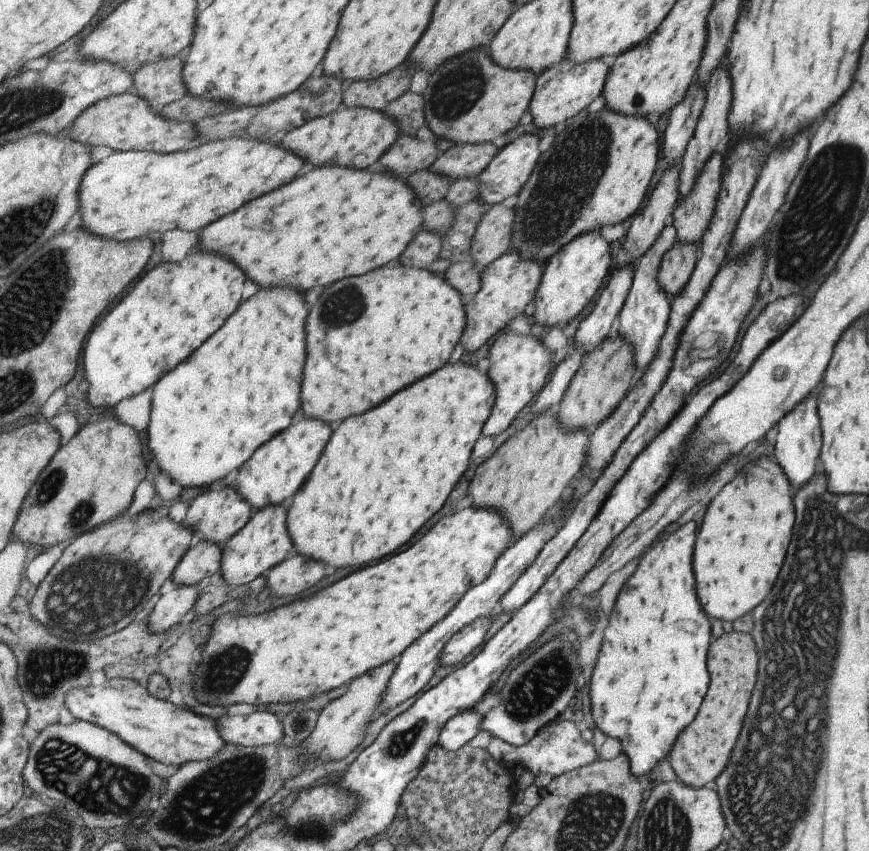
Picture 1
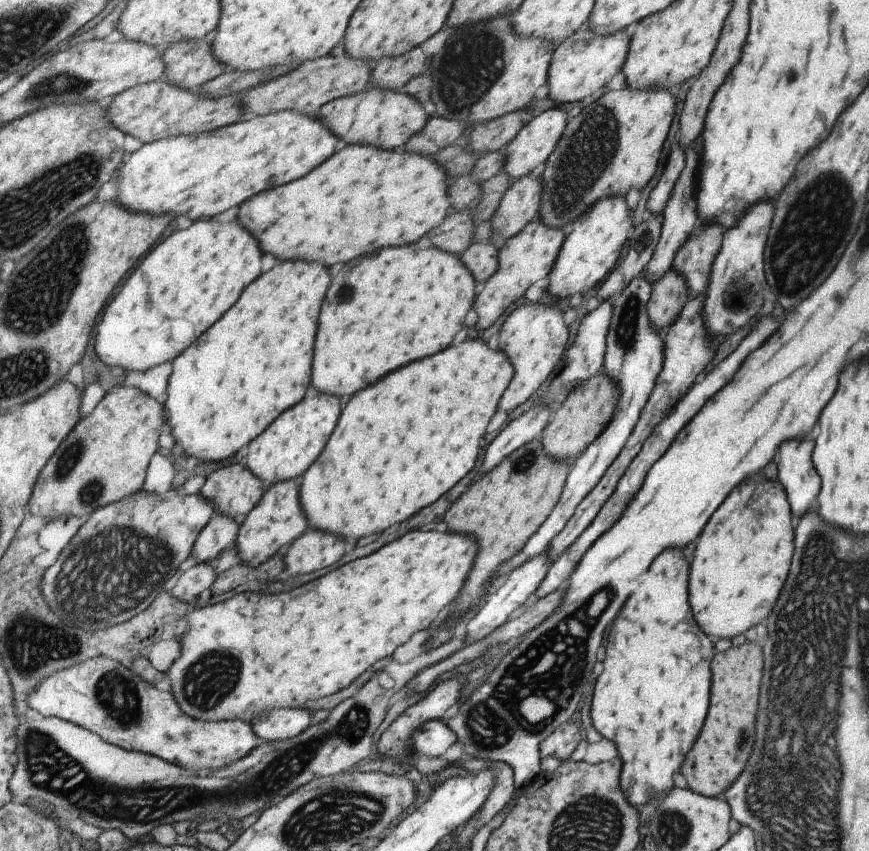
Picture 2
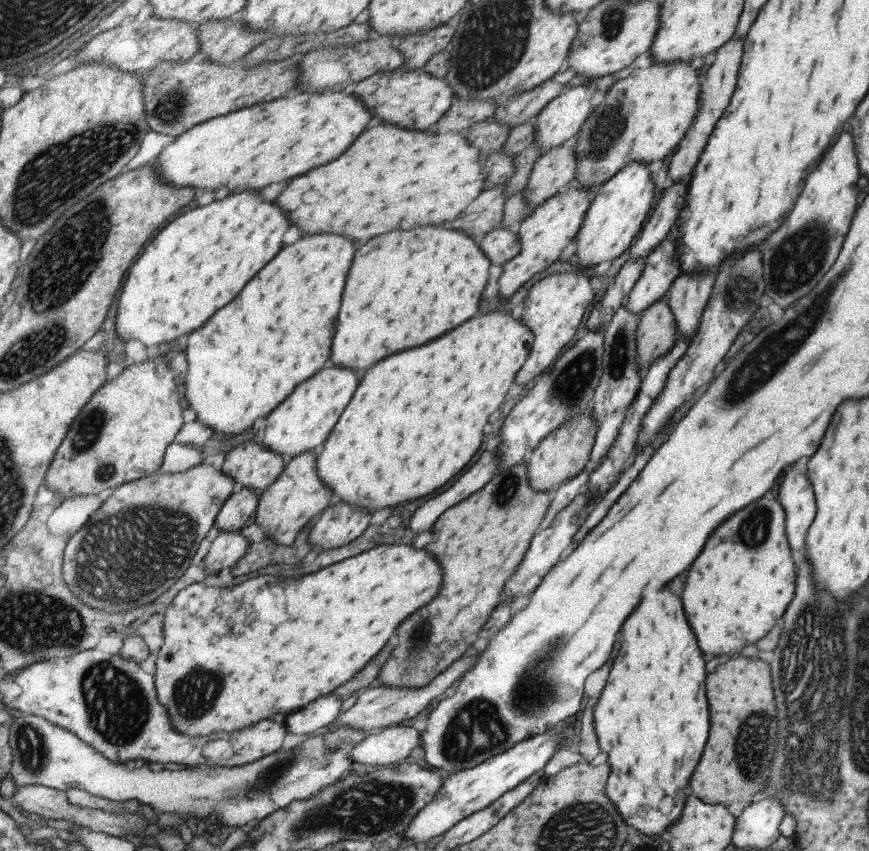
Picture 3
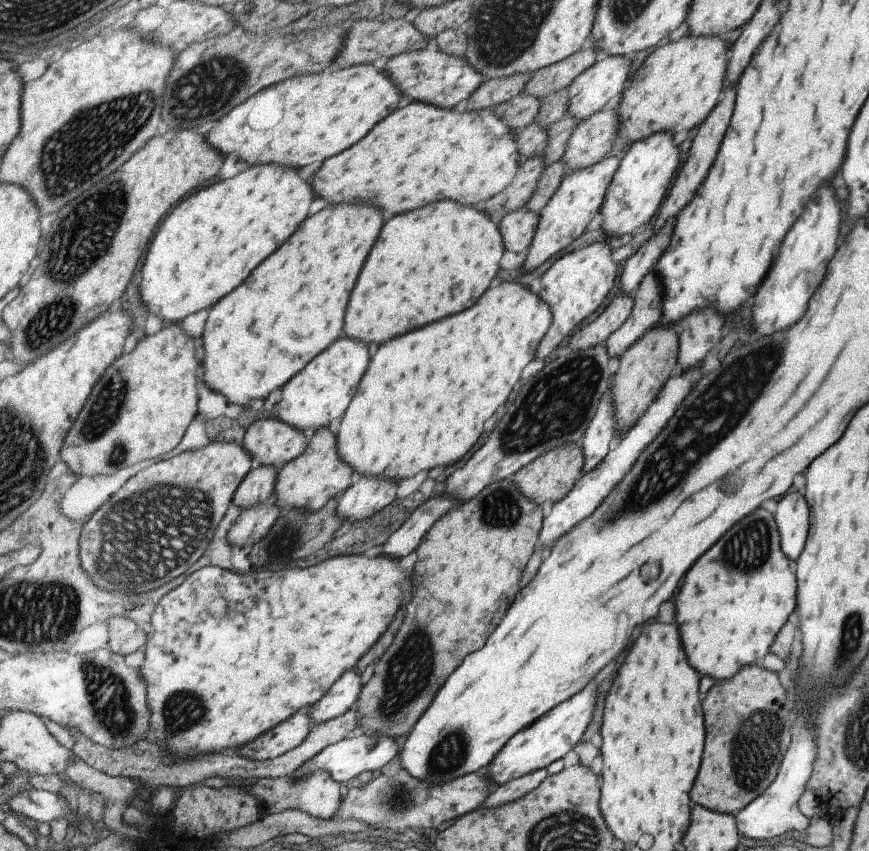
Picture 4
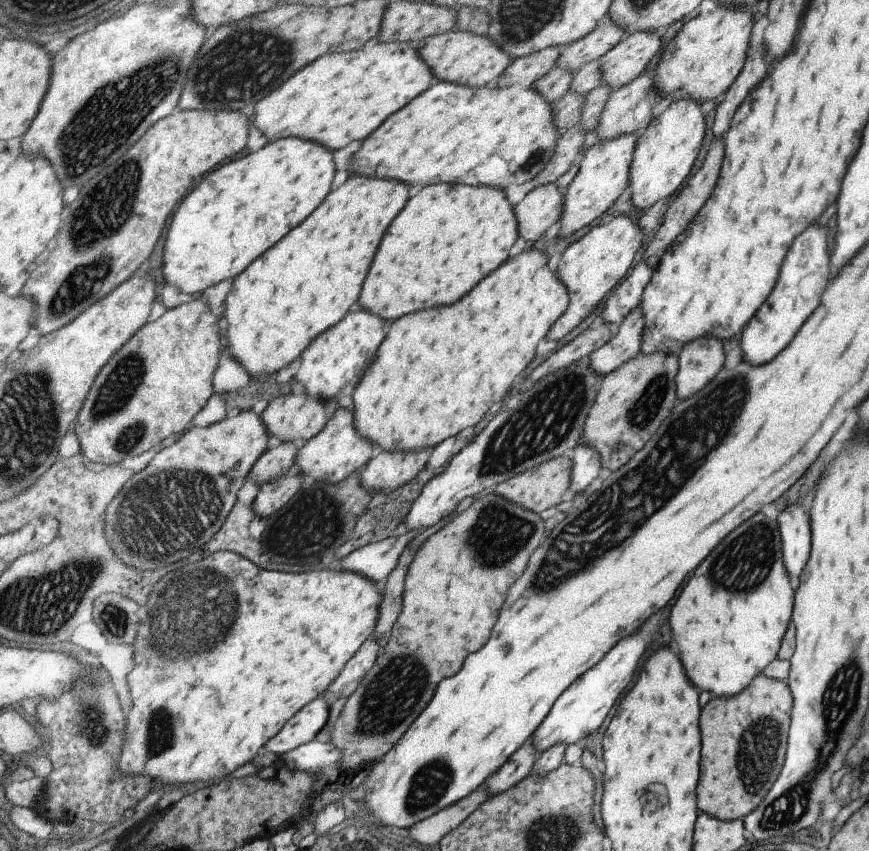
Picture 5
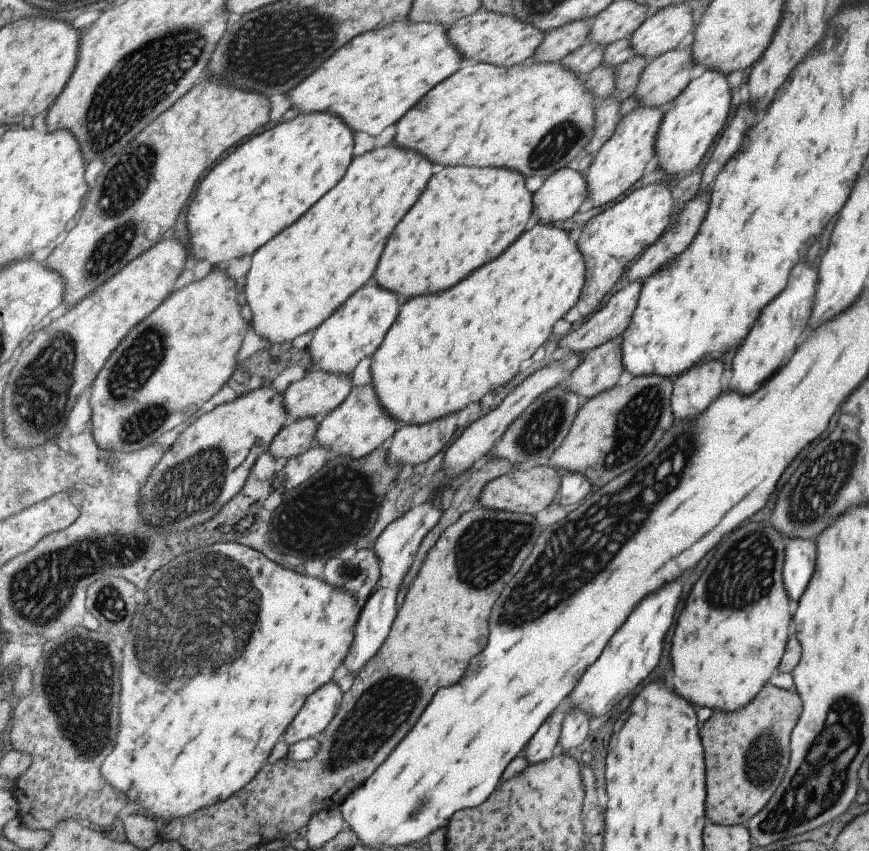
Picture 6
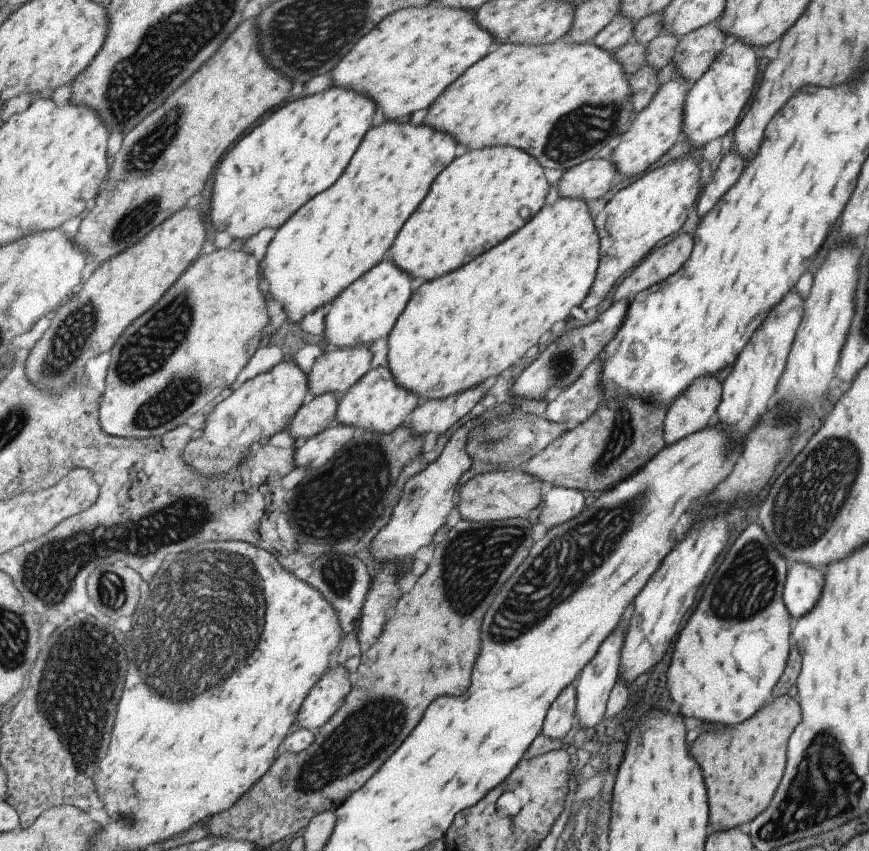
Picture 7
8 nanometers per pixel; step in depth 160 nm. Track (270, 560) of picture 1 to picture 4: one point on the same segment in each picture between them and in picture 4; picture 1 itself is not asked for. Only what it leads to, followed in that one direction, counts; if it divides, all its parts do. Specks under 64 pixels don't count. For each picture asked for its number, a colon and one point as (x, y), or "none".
2: (278, 521)
3: (299, 496)
4: (320, 474)

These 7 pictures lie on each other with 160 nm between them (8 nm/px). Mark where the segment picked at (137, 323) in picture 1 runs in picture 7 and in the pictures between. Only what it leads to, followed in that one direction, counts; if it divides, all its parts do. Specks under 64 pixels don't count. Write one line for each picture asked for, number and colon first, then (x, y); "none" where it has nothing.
2: (186, 284)
3: (201, 262)
4: (213, 240)
5: (239, 212)
6: (259, 190)
7: (304, 148)

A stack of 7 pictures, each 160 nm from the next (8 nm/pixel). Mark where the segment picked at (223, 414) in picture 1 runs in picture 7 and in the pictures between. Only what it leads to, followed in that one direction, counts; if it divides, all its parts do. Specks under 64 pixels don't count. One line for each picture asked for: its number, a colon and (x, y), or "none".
2: (256, 362)
3: (250, 358)
4: (302, 291)
5: (298, 290)
6: (303, 275)
7: (340, 235)

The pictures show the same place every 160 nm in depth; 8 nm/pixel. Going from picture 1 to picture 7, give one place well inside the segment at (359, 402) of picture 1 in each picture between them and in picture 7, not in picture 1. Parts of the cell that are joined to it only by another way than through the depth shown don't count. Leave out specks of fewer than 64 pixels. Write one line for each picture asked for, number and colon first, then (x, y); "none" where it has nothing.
2: (409, 303)
3: (389, 307)
4: (437, 261)
5: (449, 237)
6: (467, 216)
7: (482, 197)

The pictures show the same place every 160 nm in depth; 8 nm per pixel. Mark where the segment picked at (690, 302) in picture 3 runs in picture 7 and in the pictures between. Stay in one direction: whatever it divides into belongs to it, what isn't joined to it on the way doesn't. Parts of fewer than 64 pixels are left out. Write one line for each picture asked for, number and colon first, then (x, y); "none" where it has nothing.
4: (698, 333)
5: (699, 360)
6: (692, 391)
7: (688, 412)

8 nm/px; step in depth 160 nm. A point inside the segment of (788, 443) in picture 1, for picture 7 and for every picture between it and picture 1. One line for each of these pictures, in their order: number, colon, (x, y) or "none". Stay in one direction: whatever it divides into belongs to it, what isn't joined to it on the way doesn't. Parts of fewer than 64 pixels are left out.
2: (801, 484)
3: (795, 495)
4: (791, 513)
5: (793, 523)
6: (799, 554)
7: (802, 582)

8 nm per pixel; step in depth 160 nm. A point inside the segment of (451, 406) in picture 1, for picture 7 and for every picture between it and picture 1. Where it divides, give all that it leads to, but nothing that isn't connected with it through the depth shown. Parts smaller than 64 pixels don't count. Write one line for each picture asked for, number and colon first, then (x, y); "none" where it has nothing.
2: (400, 445)
3: (421, 414)
4: (424, 402)
5: (438, 372)
6: (446, 351)
7: (458, 331)

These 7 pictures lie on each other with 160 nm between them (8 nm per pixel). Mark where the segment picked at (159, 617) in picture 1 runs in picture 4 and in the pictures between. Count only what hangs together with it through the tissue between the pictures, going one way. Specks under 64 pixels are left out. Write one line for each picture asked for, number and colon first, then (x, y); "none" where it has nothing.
2: (194, 581)
3: (227, 549)
4: (251, 525)

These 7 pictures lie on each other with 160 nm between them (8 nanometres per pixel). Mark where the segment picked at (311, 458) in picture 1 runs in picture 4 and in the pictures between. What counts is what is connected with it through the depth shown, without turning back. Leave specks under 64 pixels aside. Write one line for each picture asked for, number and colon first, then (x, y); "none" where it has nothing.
2: (293, 443)
3: (302, 423)
4: (322, 392)

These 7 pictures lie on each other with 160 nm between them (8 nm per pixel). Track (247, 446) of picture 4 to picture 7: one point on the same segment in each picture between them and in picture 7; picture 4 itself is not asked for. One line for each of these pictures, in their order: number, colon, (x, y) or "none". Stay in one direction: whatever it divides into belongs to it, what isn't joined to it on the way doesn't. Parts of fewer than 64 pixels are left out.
5: (294, 418)
6: (316, 395)
7: (337, 371)

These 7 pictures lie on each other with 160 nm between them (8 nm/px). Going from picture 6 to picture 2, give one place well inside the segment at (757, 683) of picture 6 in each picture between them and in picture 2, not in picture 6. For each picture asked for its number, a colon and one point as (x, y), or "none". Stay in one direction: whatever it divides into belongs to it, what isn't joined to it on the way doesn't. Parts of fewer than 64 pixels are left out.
2: (741, 558)
3: (736, 589)
4: (733, 601)
5: (725, 634)

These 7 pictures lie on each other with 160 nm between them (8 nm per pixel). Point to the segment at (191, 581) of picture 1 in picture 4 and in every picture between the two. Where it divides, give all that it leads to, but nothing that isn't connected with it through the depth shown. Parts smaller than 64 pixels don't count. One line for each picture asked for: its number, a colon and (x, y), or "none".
2: (221, 534)
3: (240, 510)
4: (258, 486)

